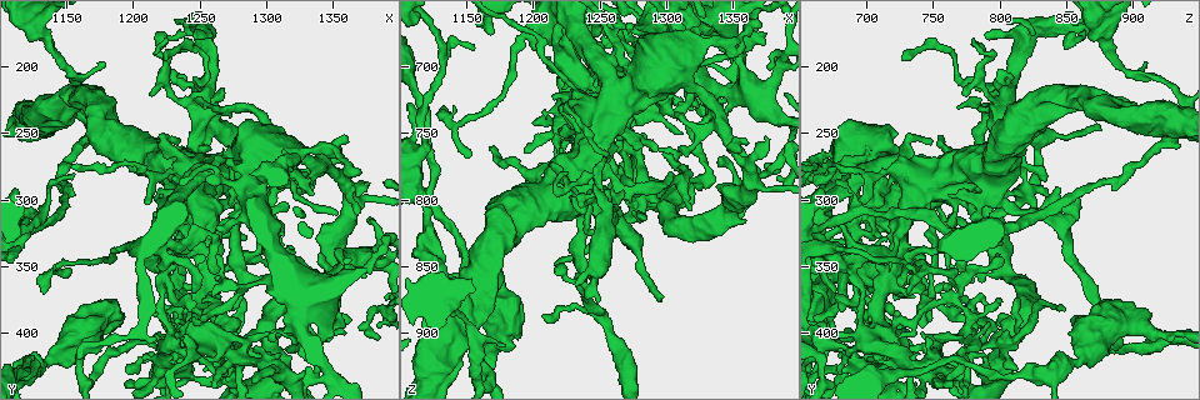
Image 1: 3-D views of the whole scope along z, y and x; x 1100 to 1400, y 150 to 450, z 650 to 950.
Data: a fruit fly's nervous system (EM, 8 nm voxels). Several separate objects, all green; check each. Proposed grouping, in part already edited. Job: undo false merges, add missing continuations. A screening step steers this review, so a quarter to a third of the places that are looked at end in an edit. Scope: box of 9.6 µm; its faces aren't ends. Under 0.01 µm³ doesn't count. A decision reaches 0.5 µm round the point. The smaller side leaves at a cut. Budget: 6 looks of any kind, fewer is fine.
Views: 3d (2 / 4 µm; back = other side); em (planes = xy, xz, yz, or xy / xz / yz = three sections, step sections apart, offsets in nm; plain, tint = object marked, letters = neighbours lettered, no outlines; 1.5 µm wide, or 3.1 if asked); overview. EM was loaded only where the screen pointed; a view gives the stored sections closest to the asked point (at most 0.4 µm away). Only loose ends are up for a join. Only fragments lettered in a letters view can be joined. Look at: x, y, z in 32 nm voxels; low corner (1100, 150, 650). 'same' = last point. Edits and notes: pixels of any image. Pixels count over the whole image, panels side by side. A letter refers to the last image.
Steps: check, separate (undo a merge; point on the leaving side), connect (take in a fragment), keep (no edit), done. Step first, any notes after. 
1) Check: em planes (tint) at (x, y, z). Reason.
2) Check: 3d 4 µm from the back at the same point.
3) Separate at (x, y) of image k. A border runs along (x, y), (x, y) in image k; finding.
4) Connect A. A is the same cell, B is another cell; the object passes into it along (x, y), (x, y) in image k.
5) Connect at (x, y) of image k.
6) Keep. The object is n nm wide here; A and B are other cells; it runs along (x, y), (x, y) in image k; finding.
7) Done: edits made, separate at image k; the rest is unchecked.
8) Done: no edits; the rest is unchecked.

Check: 3d 4 µm at (1246, 282, 736). Sharp bend.

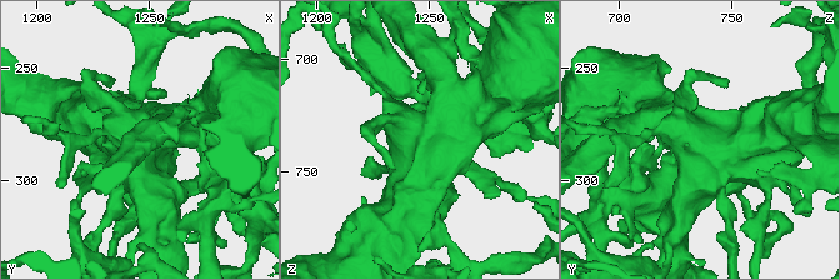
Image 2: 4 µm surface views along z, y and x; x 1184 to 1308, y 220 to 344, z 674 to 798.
Check: em xy step 4 (tint) at (1245, 281, 737). Need the tissue.

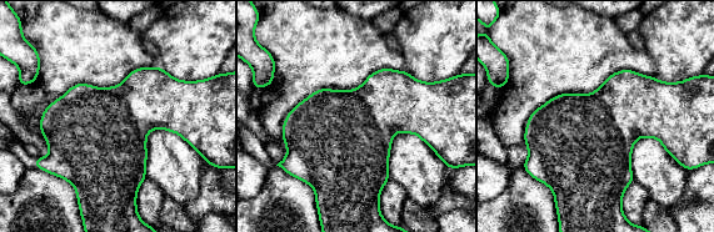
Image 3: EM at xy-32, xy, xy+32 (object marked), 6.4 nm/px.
Check: em planes (letters) at the same point.

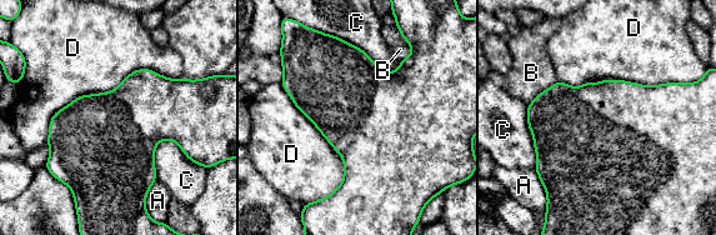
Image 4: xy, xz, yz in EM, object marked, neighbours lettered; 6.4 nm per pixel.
Keep. A, B, C and D are other cells; a border runs along (155, 145), (173, 140), (200, 165) in image 4; all the same neuron.

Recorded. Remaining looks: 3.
Check: em planes (tint) at (1338, 276, 736).

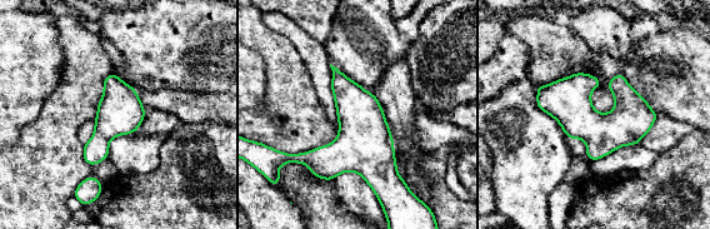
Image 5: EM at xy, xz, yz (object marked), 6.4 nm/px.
Check: em planes (letters) at the same point.

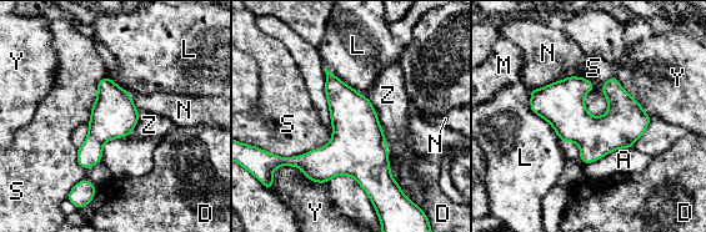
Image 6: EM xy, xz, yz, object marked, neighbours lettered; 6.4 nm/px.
Keep. A, D, L, M, N, S, Y and Z are other cells; it runs along (534, 92), (577, 125), (646, 120) in image 6; all the same neuron.

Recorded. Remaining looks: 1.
Done: no edits; the rest is unchecked.

